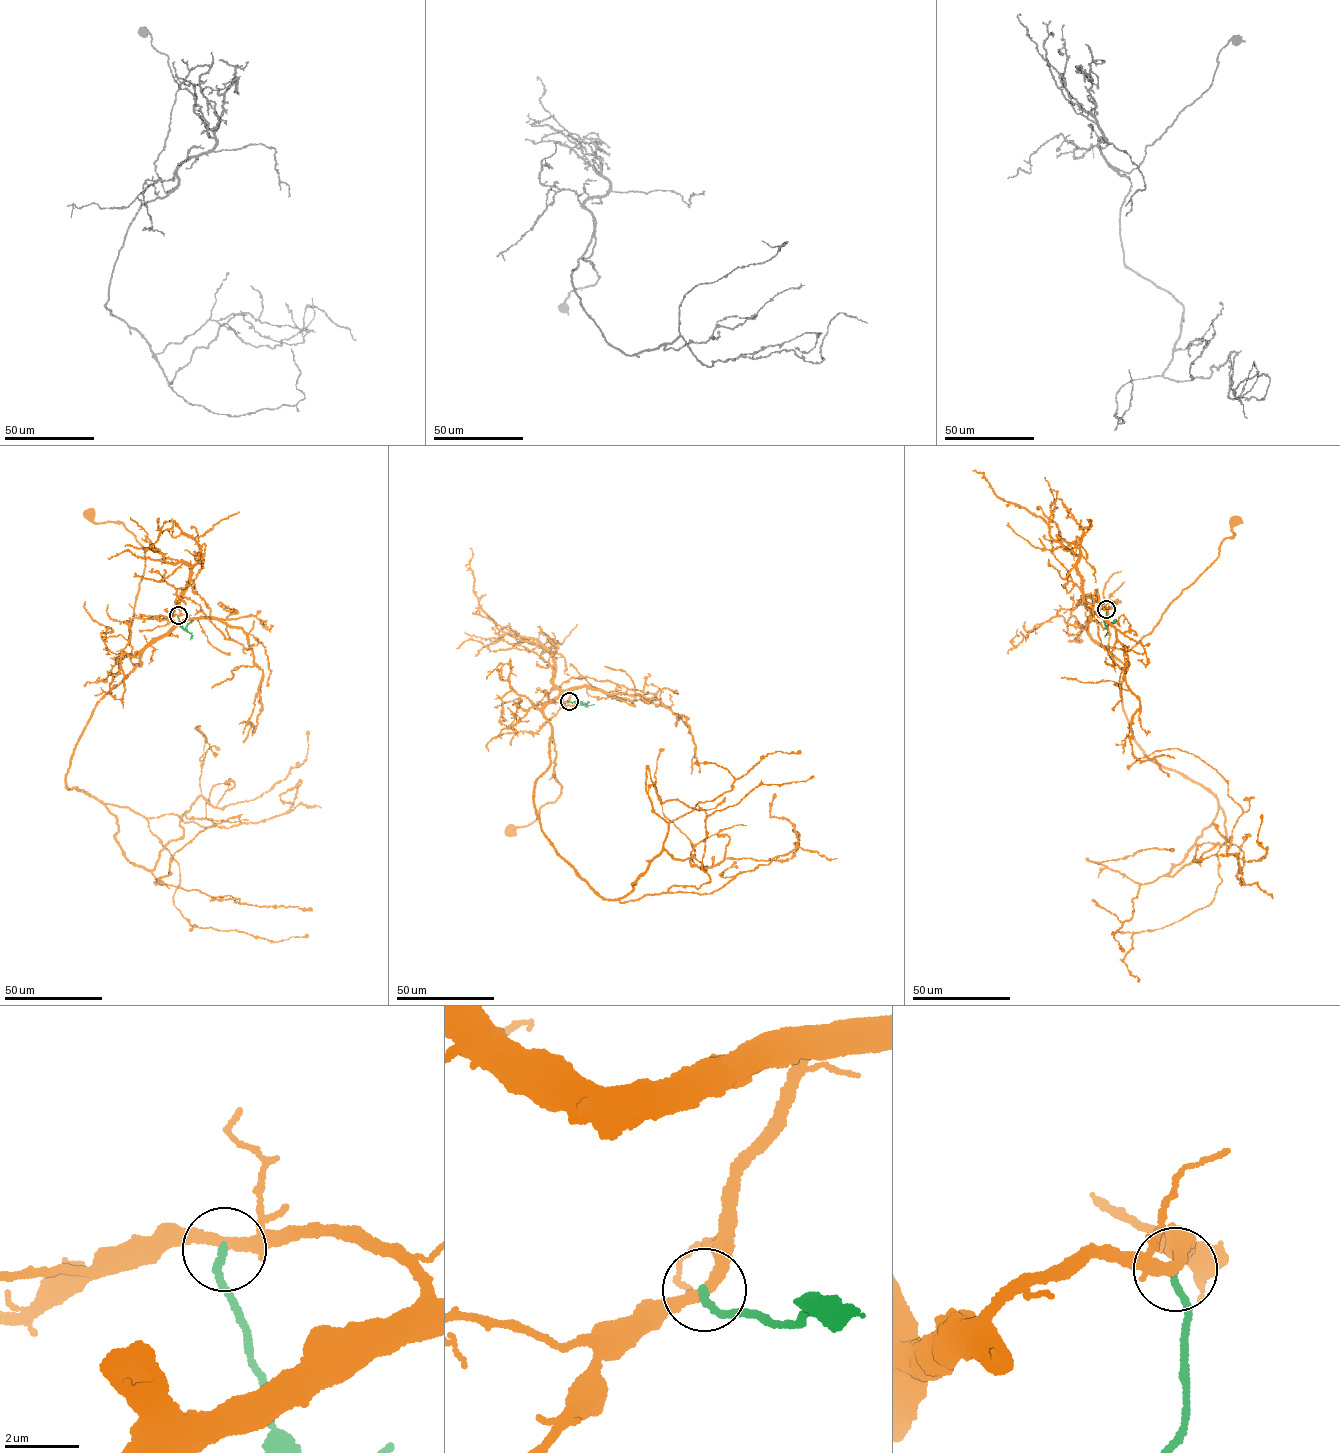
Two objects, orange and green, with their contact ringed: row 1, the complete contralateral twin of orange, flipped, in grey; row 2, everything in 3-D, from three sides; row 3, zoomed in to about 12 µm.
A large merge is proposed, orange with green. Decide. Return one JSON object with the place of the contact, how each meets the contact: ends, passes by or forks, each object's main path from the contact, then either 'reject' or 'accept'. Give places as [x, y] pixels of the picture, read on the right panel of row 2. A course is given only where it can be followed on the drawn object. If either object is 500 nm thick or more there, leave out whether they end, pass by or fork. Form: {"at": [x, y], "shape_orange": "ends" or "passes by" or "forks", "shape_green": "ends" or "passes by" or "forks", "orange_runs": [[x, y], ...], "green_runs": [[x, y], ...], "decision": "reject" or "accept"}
{"at": [1106, 609], "shape_orange": "passes by", "shape_green": "ends", "orange_runs": [[1105, 609], [1091, 613], [1088, 634], [1102, 645], [1130, 650], [1217, 559], [1223, 541], [1235, 534], [1233, 522]], "green_runs": [[1105, 609], [1105, 626], [1119, 622]], "decision": "reject"}

